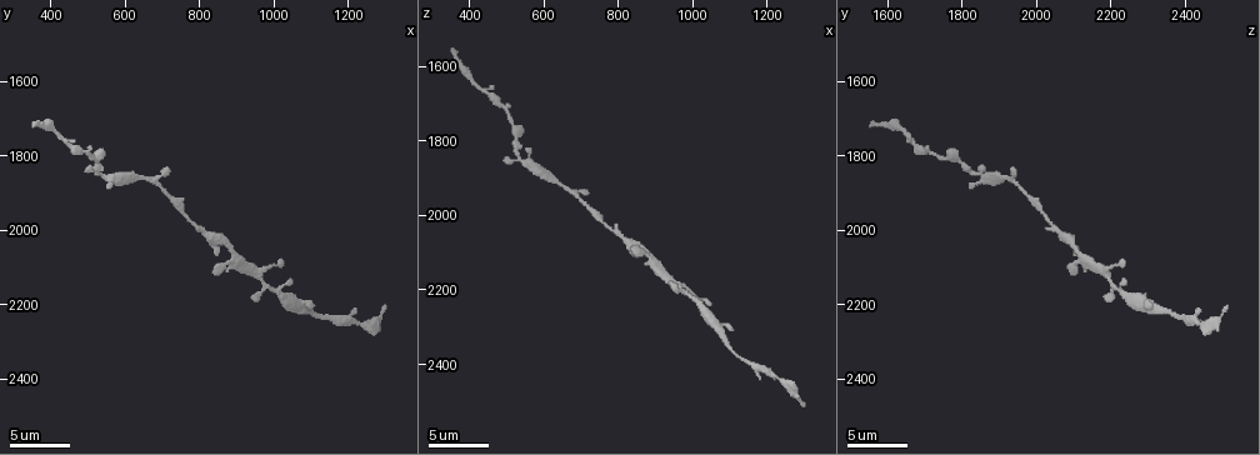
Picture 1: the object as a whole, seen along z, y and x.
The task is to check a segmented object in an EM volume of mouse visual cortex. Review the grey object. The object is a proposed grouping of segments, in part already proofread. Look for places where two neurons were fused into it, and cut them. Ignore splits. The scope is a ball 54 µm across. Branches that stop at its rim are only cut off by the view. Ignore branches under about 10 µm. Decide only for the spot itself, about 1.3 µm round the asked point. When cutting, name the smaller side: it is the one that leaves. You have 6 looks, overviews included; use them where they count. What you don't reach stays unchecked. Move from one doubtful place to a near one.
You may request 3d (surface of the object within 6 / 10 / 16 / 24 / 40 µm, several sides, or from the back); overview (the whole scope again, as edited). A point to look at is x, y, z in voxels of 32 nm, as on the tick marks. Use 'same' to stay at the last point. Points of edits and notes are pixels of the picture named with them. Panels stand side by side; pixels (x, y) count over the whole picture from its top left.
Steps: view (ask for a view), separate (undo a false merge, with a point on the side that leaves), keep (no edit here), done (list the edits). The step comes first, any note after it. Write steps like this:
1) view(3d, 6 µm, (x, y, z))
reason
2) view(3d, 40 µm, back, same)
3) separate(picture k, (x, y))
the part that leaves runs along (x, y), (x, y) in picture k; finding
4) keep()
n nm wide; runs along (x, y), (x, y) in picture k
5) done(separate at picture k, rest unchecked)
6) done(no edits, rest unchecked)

view(3d, 10 µm, (960, 2120, 2180))
thick turns thin

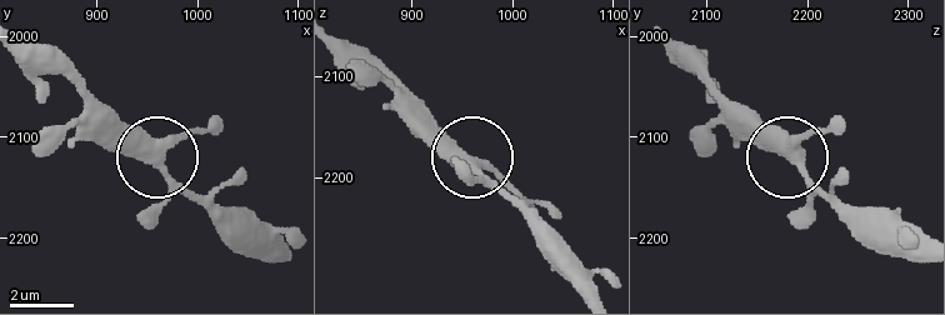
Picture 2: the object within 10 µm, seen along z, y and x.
view(3d, 10 µm, back, (958, 2120, 2188))

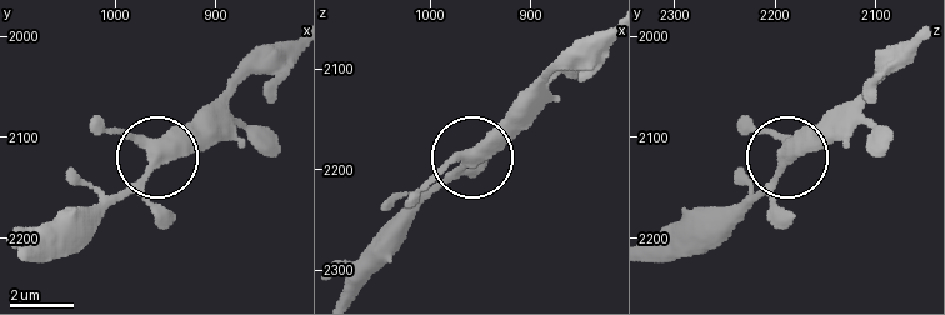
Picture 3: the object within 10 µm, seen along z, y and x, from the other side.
keep()
360 nm wide; runs along (918, 33), (728, 223) in picture 3; one neuron here

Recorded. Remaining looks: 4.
view(3d, 6 µm, (1150, 2240, 2400))
thick turns thin

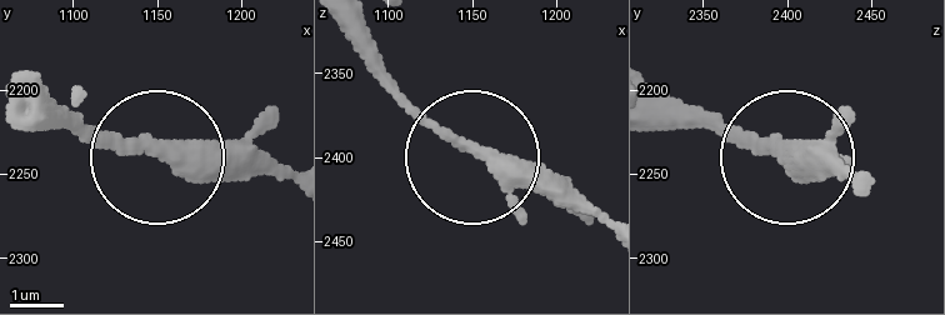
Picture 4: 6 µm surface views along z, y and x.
keep()
runs along (656, 96), (840, 164) in picture 4; continuous, no second neuron

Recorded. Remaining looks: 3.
view(3d, 6 µm, (510, 1800, 1730))
three-way junction

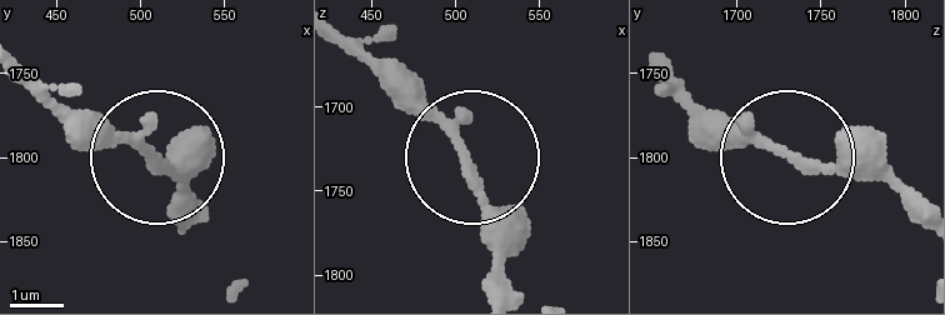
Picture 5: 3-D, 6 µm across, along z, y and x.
keep()
3 arms; continuous, no second neuron

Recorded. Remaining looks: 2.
done(no edits, rest unchecked)

